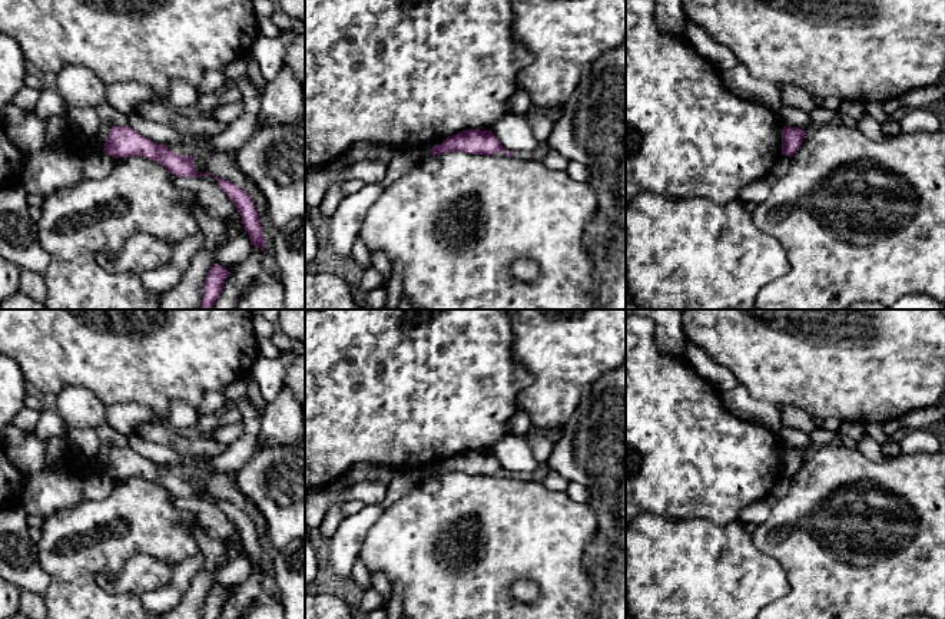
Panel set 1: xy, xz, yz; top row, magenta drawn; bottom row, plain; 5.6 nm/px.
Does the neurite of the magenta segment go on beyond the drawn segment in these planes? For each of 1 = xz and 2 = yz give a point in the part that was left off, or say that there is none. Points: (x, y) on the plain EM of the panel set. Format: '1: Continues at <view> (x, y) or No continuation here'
1: No continuation here
2: No continuation here

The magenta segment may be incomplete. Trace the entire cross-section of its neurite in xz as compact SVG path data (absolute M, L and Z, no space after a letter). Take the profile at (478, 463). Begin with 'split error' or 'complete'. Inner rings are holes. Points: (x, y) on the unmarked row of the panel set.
complete; M467 450L448 457L441 466L434 466L430 477L455 471L472 476L497 476L498 471L505 477L511 477L514 474L513 471L507 473L490 451Z

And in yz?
complete; M788 448L782 450L782 476L793 477L796 471L800 469L805 459L805 451L799 448Z

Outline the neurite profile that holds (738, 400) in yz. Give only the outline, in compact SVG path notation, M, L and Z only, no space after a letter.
M743 384L720 391L720 398L733 416L770 430L776 437L783 428L782 407L766 400L753 398Z

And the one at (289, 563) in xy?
M295 539L278 552L273 572L285 619L305 619L305 539Z

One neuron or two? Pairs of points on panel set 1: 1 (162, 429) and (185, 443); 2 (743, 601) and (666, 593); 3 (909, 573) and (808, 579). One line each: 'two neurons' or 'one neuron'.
1: one neuron
2: one neuron
3: one neuron

